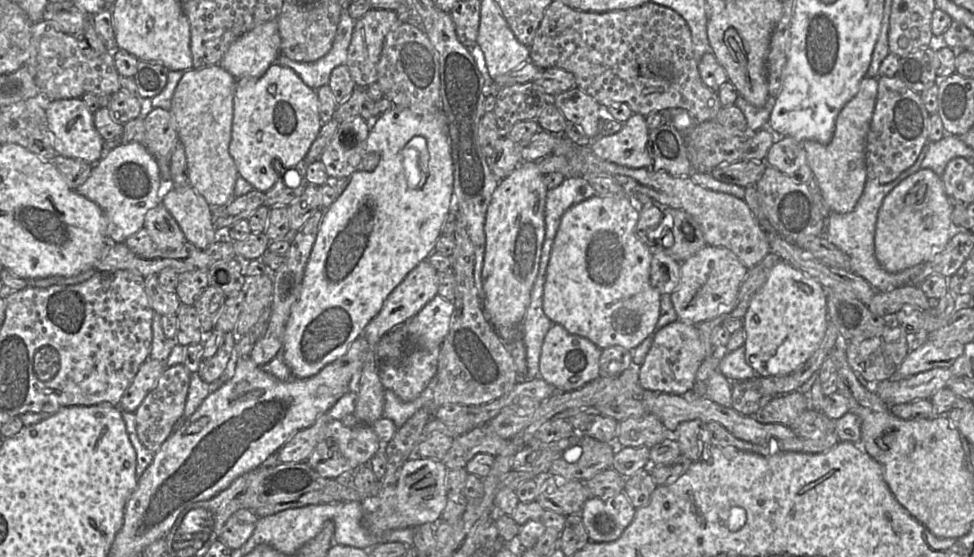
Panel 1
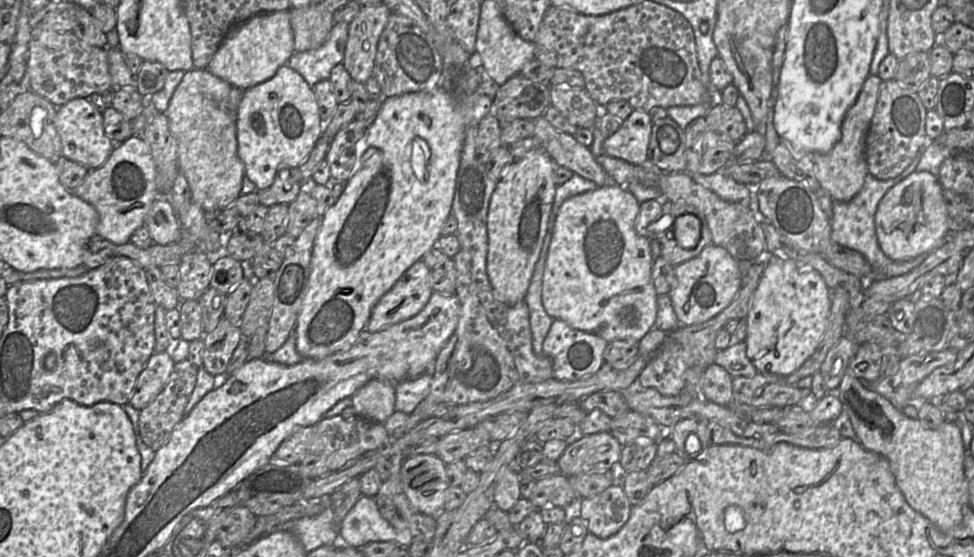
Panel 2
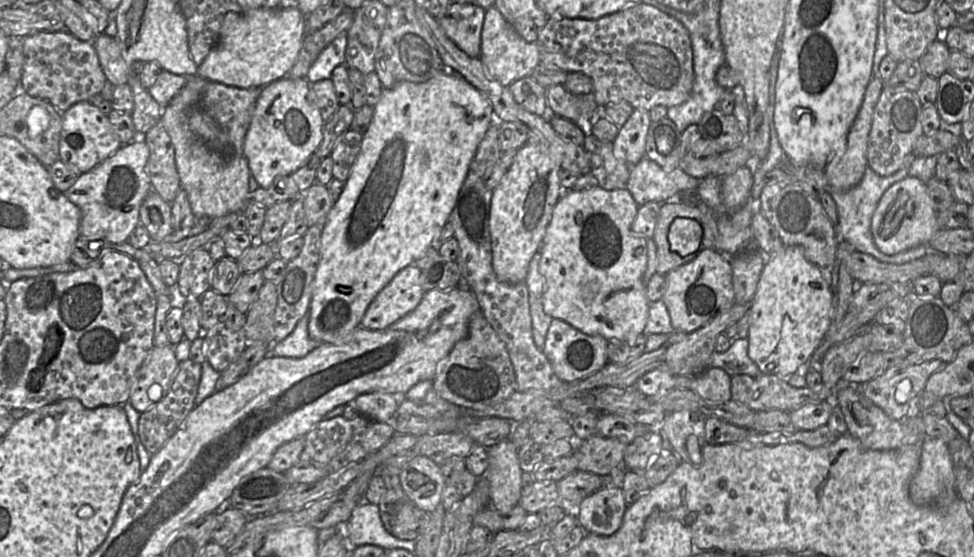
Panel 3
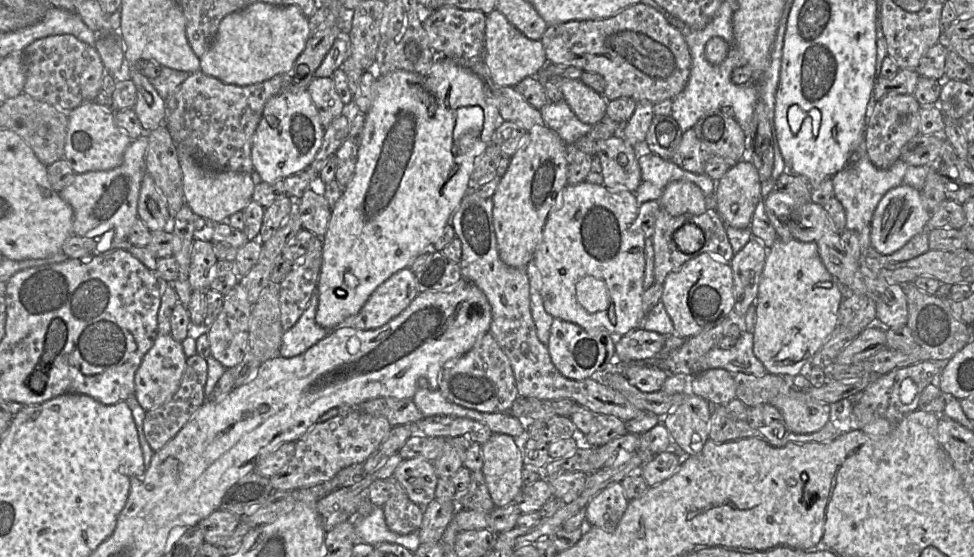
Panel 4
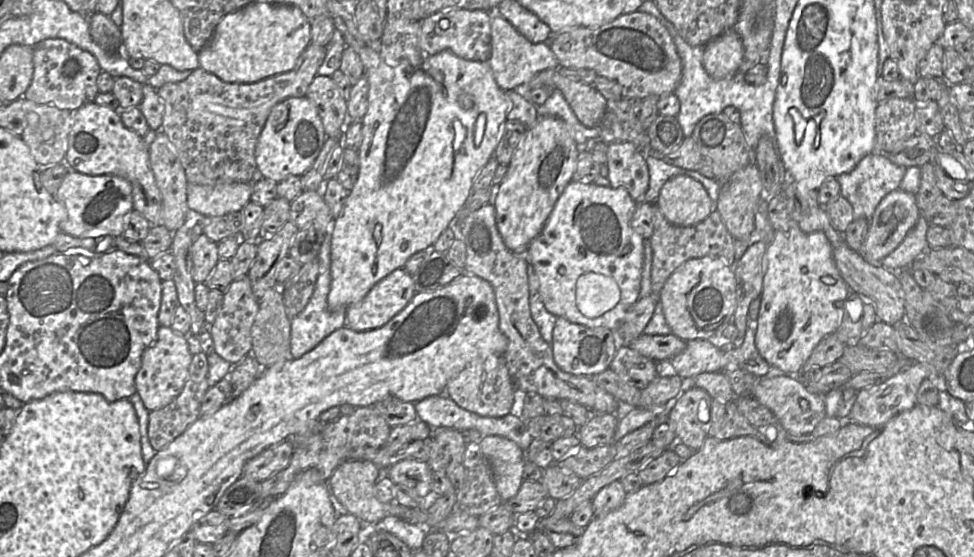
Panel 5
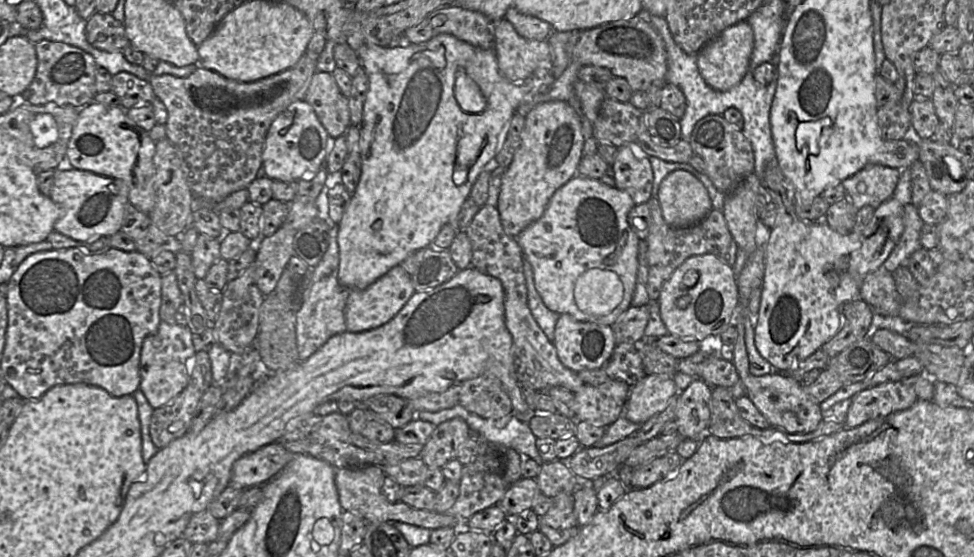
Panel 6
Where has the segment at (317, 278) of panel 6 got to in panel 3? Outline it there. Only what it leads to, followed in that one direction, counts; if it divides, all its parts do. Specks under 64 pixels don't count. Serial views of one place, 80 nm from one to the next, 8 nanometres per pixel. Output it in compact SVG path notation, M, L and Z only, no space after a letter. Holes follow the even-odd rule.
M308 315L303 316L284 340L270 347L269 355L299 359L318 347L320 343L309 336L308 323Z

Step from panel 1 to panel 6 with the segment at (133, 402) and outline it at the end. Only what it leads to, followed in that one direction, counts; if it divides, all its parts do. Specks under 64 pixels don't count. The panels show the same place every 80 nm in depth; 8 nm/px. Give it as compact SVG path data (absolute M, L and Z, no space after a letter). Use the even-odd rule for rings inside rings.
M161 321L157 332L145 338L140 356L139 389L152 408L166 405L184 390L190 378L195 355L193 334L187 326Z

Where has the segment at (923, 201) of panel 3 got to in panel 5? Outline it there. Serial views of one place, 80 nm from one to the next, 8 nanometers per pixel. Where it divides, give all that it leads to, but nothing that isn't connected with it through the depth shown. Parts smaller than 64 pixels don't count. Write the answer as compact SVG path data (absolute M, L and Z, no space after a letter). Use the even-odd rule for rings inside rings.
M896 189L887 194L876 207L870 219L870 226L865 241L859 253L871 264L879 264L904 240L907 233L916 224L920 209L916 203L915 195L902 189Z

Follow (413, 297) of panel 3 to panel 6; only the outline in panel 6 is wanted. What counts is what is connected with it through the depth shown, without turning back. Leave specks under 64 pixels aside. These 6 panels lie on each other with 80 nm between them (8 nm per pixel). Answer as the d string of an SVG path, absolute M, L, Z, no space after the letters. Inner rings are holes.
M397 265L377 279L366 289L350 291L344 309L346 328L349 332L365 332L389 322L415 293L412 279Z

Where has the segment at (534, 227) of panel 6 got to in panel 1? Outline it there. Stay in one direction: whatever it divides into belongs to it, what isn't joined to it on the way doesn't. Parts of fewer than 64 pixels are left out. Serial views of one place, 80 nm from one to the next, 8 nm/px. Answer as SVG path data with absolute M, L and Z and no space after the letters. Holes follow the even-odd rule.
M594 195L566 210L553 241L542 295L543 312L552 323L587 338L601 350L614 345L633 350L657 330L661 294L650 283L652 252L635 235L639 209L627 195Z

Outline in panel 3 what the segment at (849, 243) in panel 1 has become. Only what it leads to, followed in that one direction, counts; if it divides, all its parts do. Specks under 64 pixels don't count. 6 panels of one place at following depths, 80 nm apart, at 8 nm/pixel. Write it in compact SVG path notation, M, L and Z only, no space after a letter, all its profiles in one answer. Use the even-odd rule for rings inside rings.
M913 153L908 154L904 158L900 169L885 177L878 175L870 166L867 166L862 180L856 186L846 191L831 190L829 188L829 192L832 194L837 206L838 222L835 225L835 230L840 240L850 243L855 250L870 254L881 262L893 264L905 264L917 260L930 251L928 244L920 244L895 255L886 255L875 245L871 231L872 217L882 195L891 185L909 176L910 167L915 159L916 156Z

